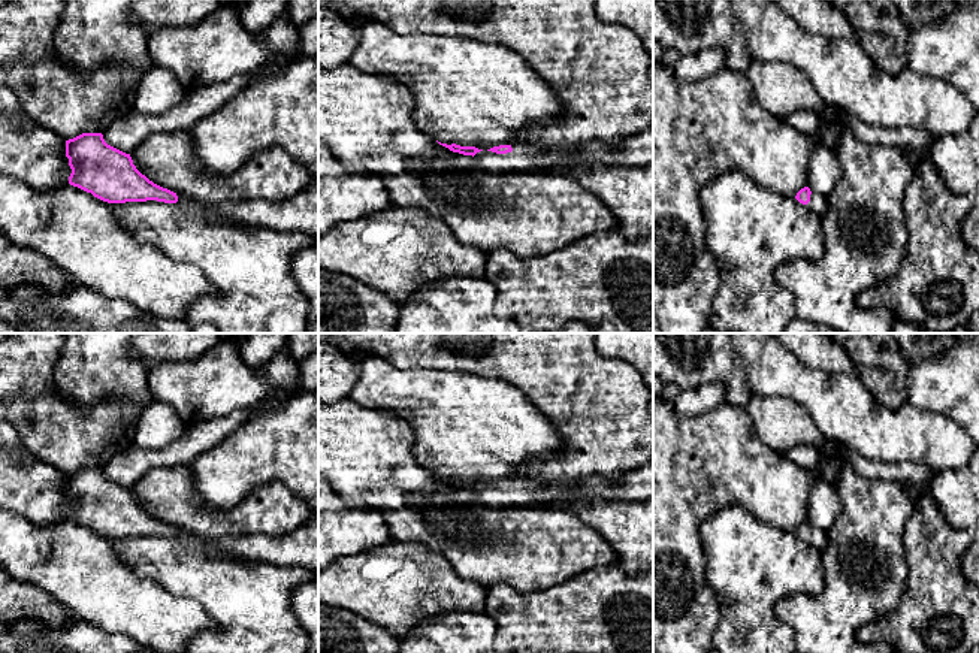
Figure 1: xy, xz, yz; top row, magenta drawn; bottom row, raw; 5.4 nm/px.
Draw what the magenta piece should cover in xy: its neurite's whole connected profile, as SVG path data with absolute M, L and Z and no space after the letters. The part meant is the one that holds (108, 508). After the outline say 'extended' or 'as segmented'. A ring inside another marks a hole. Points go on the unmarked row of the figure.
M82 468L66 475L66 492L72 504L69 519L103 536L157 535L175 538L190 550L202 544L199 536L149 516L136 504L130 489L108 480L102 468Z; extended

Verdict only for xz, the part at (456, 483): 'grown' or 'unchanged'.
grown

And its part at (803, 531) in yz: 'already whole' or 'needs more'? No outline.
needs more

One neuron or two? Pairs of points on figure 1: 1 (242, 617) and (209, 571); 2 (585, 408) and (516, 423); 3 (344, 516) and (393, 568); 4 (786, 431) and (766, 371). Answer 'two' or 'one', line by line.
1: one
2: two
3: two
4: two

